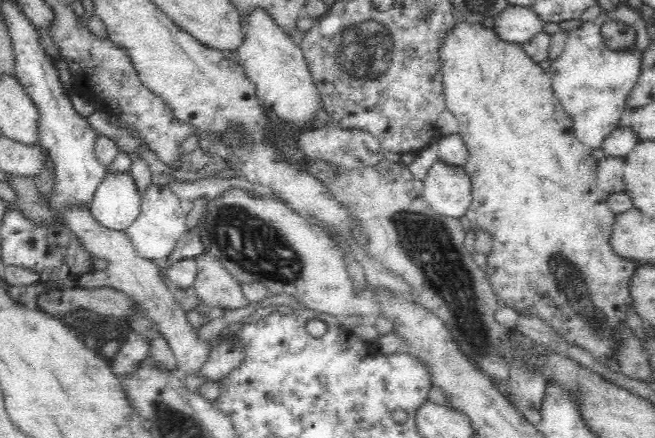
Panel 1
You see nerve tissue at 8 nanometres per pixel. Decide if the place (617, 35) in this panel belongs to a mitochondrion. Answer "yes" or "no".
yes

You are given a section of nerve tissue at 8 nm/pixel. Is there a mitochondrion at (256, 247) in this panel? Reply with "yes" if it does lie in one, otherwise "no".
yes

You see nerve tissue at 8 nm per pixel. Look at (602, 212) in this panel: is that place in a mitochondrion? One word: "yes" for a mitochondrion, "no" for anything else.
no

